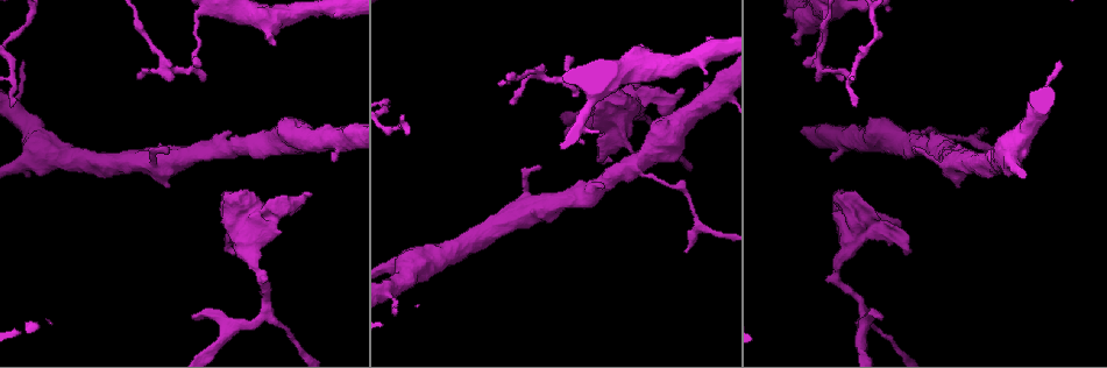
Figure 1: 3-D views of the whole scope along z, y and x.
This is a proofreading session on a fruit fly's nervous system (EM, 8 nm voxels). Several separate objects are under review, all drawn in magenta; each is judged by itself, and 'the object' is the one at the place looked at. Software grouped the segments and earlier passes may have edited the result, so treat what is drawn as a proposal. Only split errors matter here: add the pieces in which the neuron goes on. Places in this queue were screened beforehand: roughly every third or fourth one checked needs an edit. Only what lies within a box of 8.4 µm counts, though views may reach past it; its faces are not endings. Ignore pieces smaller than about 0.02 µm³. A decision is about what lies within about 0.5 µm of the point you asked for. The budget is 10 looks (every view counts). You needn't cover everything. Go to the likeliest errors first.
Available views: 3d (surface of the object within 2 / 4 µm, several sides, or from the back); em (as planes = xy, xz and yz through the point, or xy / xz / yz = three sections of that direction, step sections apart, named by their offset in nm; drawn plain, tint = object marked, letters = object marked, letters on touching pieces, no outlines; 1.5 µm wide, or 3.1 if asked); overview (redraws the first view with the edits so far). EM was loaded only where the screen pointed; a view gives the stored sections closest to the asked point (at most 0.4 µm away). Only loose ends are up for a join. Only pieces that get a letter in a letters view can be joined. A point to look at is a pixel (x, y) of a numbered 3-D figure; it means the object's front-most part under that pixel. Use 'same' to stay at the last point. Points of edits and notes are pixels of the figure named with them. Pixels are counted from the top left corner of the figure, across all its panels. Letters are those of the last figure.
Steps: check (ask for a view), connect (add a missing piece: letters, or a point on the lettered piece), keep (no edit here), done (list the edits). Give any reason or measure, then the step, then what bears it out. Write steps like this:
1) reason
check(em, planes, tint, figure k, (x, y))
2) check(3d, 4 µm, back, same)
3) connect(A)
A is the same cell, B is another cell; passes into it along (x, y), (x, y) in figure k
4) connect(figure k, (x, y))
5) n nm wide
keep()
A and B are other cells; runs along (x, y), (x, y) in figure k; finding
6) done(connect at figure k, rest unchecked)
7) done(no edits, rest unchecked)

an open end
check(3d, 2 µm, figure 1, (683, 89))

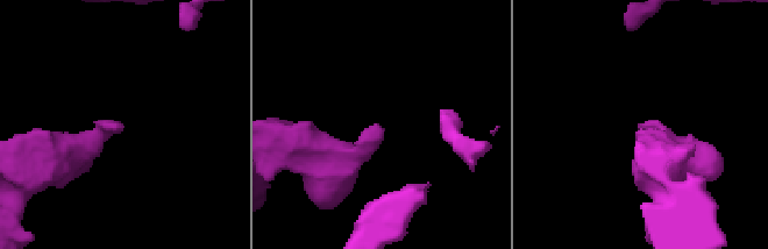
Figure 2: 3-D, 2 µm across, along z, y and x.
now the EM
check(em, yz, step 8, letters, figure 2, (639, 126))

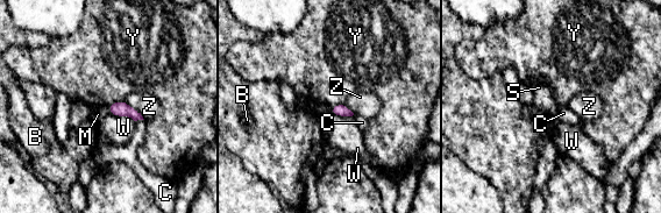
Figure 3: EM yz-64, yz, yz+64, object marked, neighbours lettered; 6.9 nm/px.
check(em, planes, letters, same)

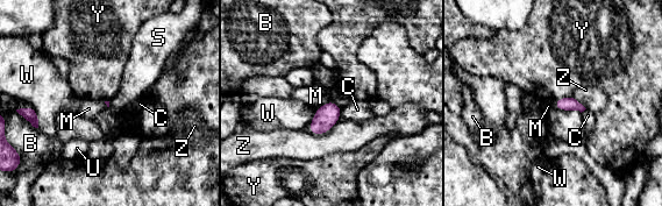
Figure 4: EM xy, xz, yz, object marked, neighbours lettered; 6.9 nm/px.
keep()
B, C, M, S, U, W, Y and Z are other cells; border along (332, 100), (340, 107) in figure 4; no lettered piece goes on from it

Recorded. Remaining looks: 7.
branch stops here
check(em, yz, step 4, tint, figure 1, (900, 225))

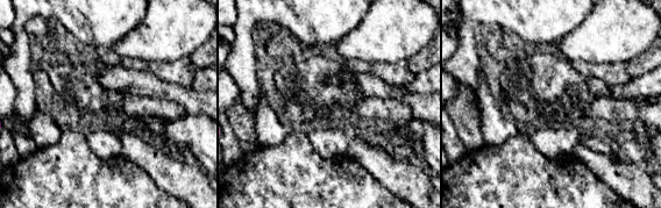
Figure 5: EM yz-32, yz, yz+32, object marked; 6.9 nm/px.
cut it another way
check(em, planes, letters, same)

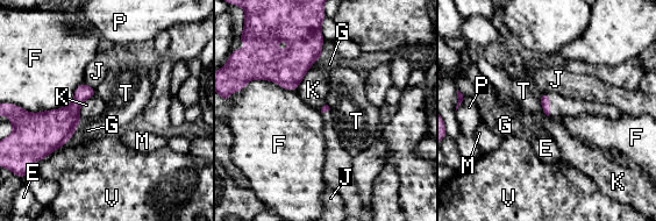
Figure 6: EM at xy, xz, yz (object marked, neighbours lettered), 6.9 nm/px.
keep()
E, F, G, J, K, M, P, T and V are other cells; border along (321, 56), (306, 72), (296, 90) in figure 6; no lettered piece goes on from it

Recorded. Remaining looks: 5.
thin end
check(em, planes, letters, figure 1, (577, 94))

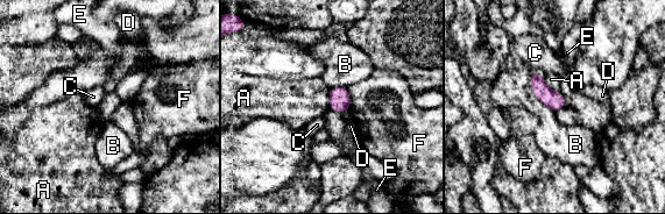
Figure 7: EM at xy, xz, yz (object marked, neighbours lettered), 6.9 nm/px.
keep()
A, B, C, D, E and F are other cells; border along (346, 87), (349, 94), (349, 109) in figure 7; no lettered piece goes on from it

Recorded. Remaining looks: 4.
an open end
check(3d, 2 µm, figure 1, (275, 43))

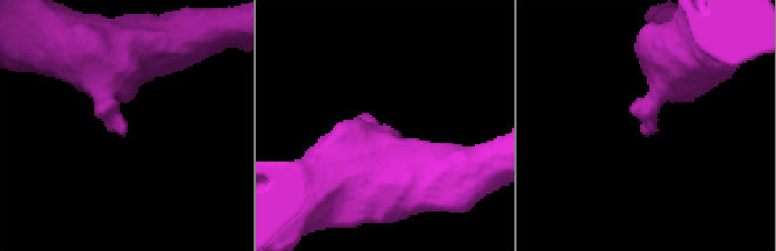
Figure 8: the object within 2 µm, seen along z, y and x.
need the tissue
check(em, planes, letters, figure 8, (643, 133))

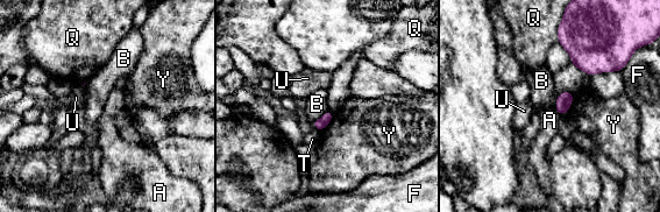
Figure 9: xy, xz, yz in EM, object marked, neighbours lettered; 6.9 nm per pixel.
keep()
A, B, F, Q, T, U and Y are other cells; border along (554, 110), (560, 114) in figure 9; no lettered piece goes on from it

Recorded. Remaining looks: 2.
done(no edits, rest unchecked)

